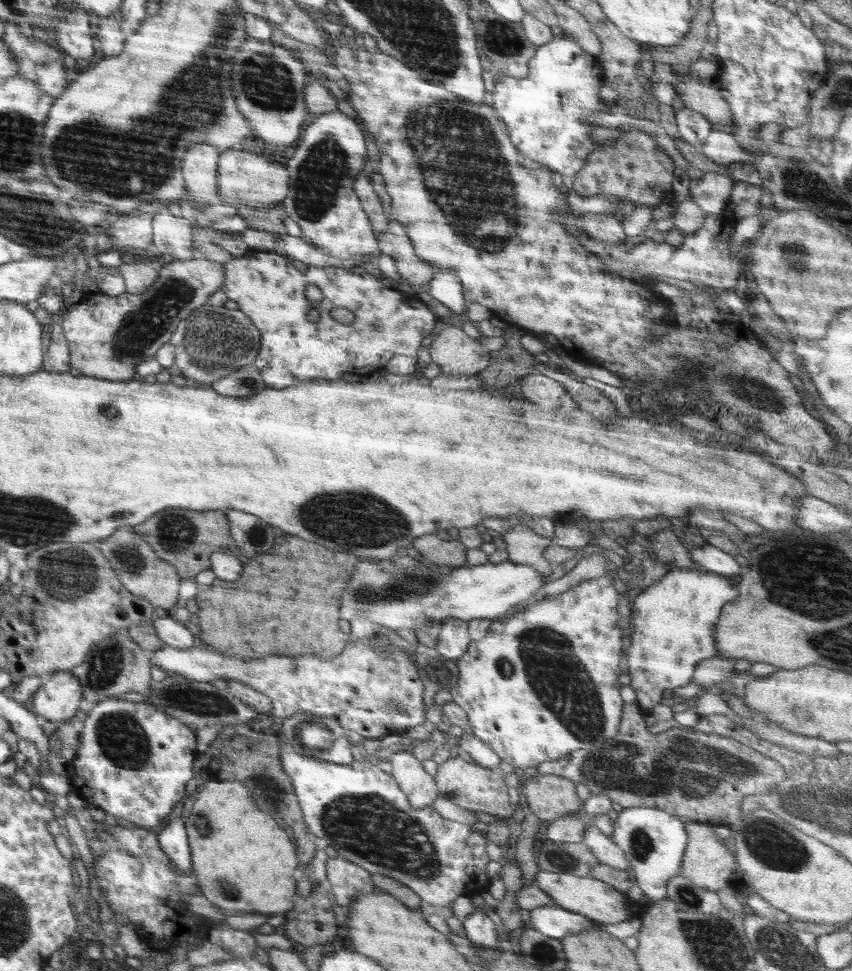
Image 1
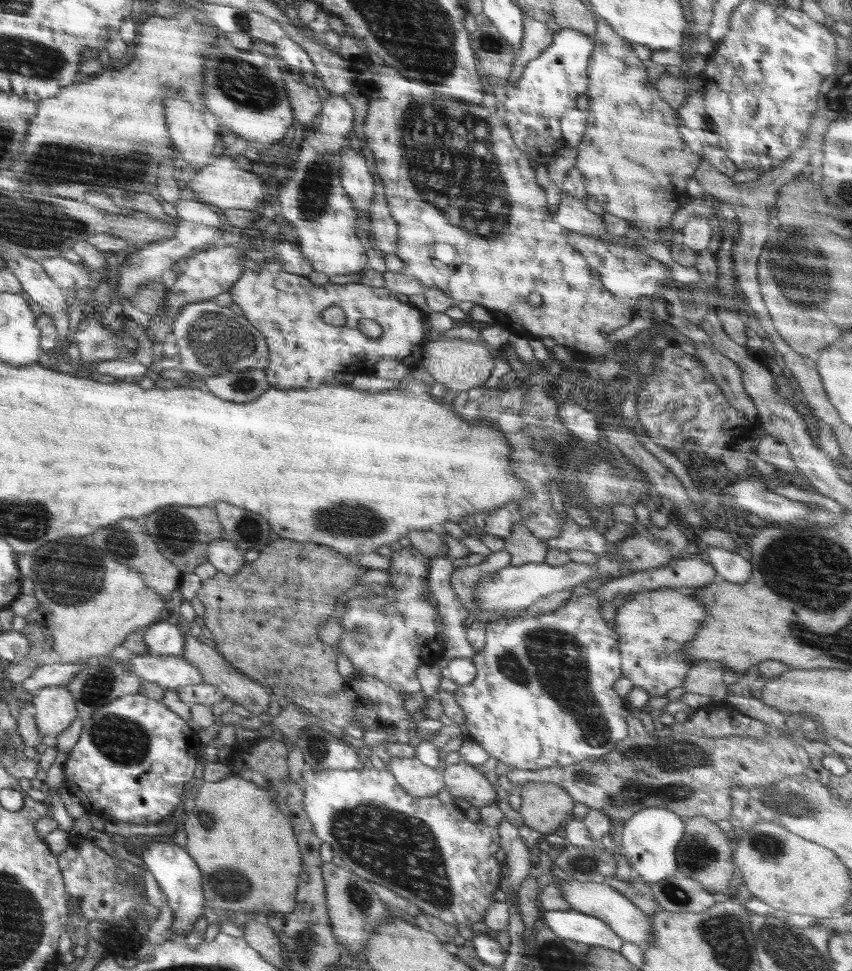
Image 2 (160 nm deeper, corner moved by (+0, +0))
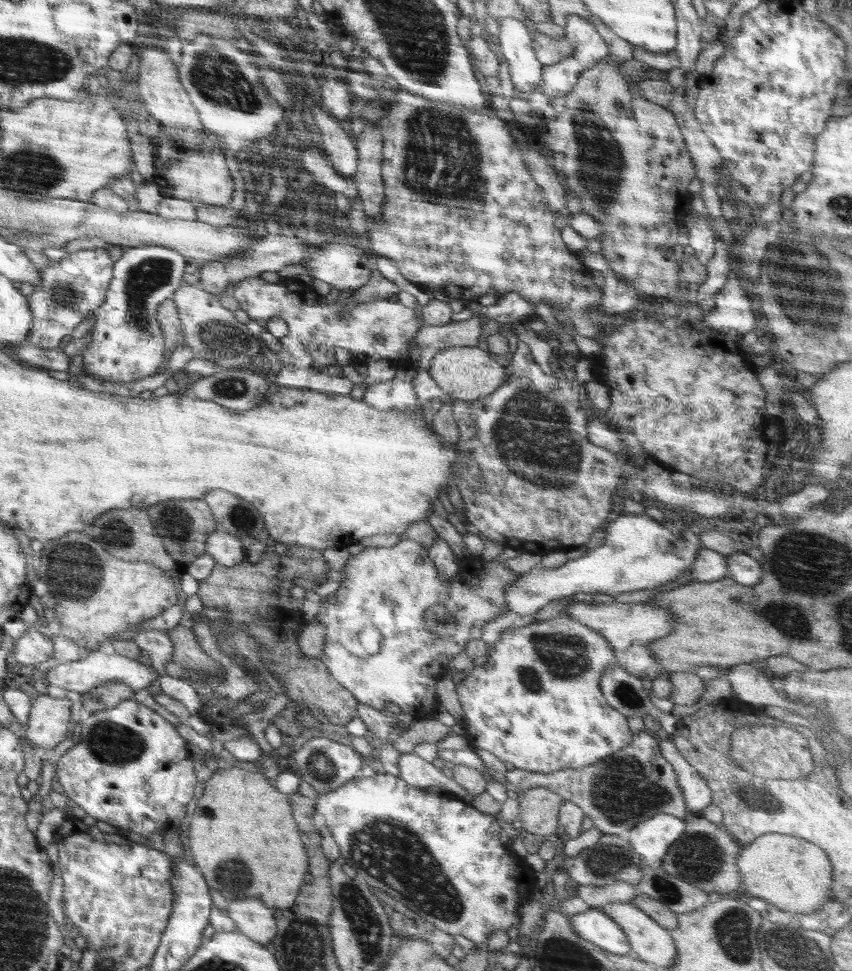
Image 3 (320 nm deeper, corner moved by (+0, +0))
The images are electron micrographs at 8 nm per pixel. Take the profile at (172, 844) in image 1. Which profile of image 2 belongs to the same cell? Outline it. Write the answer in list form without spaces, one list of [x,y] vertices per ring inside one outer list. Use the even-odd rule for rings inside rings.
[[[173,842],[150,843],[148,849],[143,851],[142,858],[145,868],[154,875],[161,892],[166,895],[166,903],[174,913],[174,921],[170,927],[172,940],[184,941],[198,922],[198,917],[204,912],[205,898],[199,866],[185,848],[178,847]]]

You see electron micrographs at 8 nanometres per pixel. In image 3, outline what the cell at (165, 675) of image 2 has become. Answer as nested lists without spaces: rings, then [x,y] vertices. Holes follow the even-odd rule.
[[[99,650],[89,651],[80,660],[66,662],[64,664],[56,665],[54,668],[48,670],[43,676],[50,686],[61,687],[66,691],[74,691],[78,695],[104,685],[104,683],[124,683],[132,689],[138,691],[146,689],[153,680],[157,680],[158,673],[155,667],[146,667],[142,665],[137,659],[130,659],[120,654],[106,654]]]

